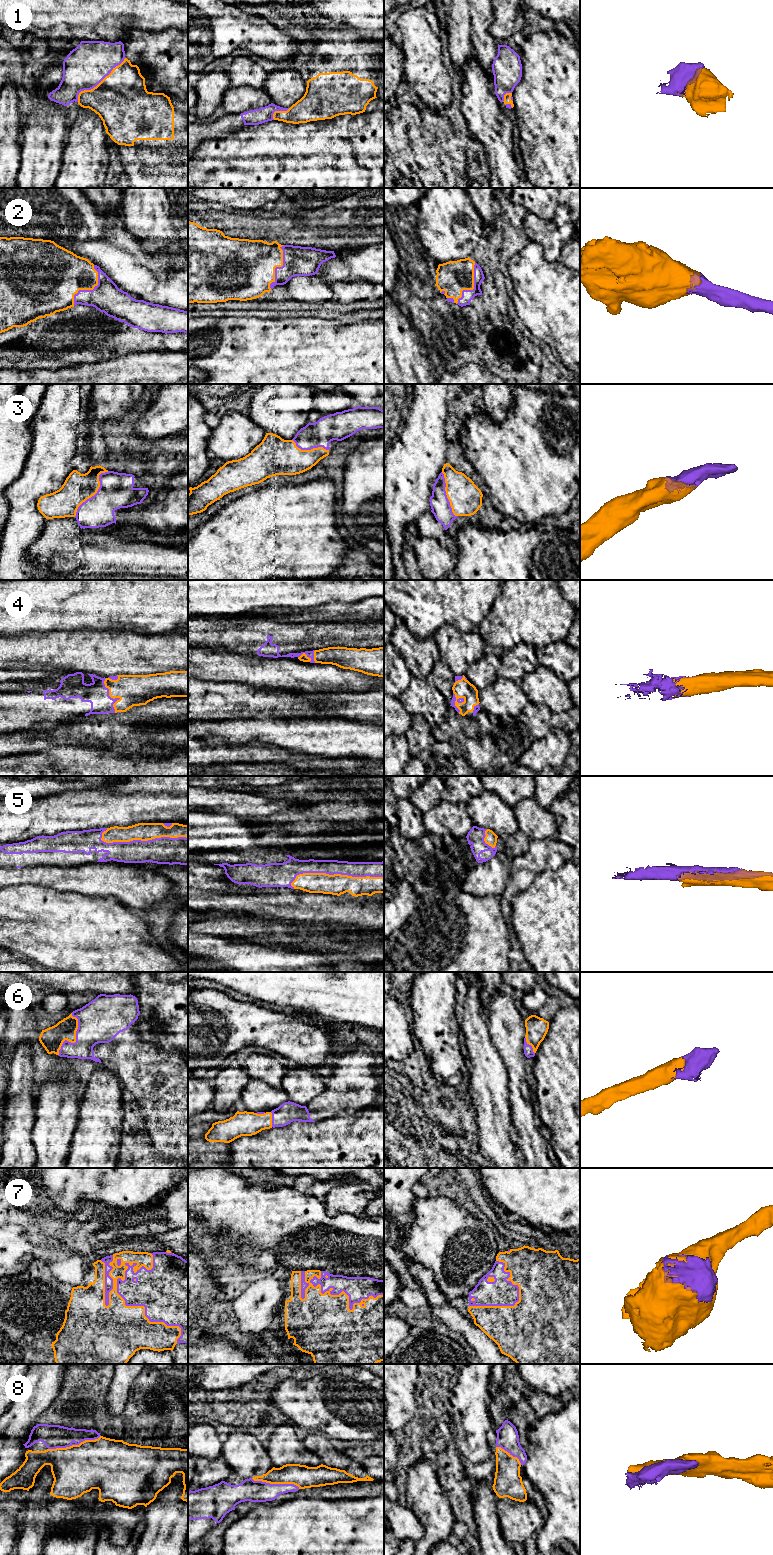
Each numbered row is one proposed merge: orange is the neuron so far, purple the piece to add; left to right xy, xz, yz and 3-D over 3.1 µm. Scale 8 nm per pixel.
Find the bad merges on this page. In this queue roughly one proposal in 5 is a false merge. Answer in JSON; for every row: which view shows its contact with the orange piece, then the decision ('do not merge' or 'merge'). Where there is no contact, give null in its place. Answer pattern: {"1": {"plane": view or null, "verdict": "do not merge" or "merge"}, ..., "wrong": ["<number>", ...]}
{"1": {"plane": "xy", "verdict": "merge"}, "2": {"plane": "xy", "verdict": "merge"}, "3": {"plane": "xy", "verdict": "merge"}, "4": {"plane": "xy", "verdict": "merge"}, "5": {"plane": "xz", "verdict": "merge"}, "6": {"plane": "xy", "verdict": "merge"}, "7": {"plane": "xy", "verdict": "merge"}, "8": {"plane": "xz", "verdict": "merge"}, "wrong": []}

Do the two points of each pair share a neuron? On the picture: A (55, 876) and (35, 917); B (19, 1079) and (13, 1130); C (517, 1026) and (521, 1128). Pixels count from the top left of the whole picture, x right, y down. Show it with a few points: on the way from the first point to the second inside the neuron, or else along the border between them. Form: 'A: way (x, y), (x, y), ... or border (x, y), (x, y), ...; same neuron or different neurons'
A: border (26, 884), (37, 884), (72, 892); different neurons
B: way (20, 1092), (19, 1117); same neuron
C: way (515, 1051), (520, 1103); same neuron

